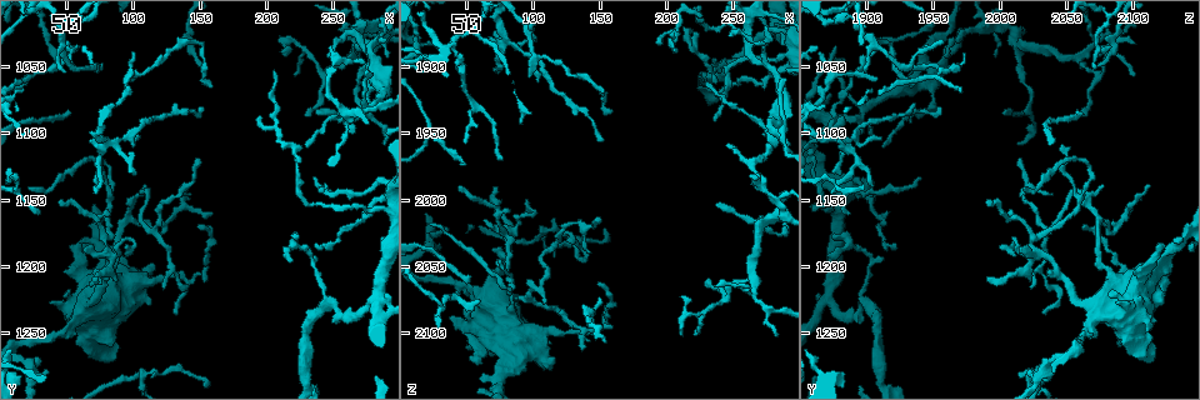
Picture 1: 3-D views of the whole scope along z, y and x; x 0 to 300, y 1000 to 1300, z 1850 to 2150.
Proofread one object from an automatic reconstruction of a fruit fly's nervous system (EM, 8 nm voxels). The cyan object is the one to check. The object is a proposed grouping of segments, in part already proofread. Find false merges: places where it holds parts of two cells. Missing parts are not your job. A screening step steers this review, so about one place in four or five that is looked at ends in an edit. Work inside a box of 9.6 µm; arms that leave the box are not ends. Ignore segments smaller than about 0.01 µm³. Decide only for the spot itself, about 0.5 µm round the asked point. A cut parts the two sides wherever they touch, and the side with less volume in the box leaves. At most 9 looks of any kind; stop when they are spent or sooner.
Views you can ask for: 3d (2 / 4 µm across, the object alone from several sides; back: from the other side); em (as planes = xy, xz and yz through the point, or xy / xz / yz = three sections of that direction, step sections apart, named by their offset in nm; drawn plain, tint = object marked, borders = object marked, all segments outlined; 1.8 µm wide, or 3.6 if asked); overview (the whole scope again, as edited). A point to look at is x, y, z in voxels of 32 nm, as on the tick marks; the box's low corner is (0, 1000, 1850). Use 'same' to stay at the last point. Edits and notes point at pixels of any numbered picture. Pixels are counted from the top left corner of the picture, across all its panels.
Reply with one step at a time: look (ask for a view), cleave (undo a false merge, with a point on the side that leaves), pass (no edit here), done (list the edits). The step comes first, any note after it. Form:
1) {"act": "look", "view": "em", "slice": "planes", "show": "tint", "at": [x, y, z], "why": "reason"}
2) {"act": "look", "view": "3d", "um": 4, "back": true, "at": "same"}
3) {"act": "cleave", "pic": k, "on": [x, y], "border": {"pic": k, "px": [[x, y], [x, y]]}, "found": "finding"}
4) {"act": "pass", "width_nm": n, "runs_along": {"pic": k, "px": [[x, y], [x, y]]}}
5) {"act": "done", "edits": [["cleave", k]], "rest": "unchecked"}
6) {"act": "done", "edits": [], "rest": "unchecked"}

{"act": "look", "view": "3d", "um": 2, "at": [284, 1220, 1872], "why": "sudden change in width"}

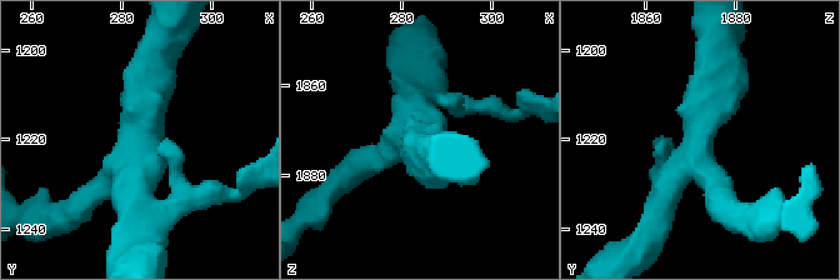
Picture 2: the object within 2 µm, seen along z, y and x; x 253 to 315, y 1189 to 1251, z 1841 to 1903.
{"act": "look", "view": "em", "slice": "planes", "show": "tint", "at": [283, 1221, 1872], "why": "need the tissue"}

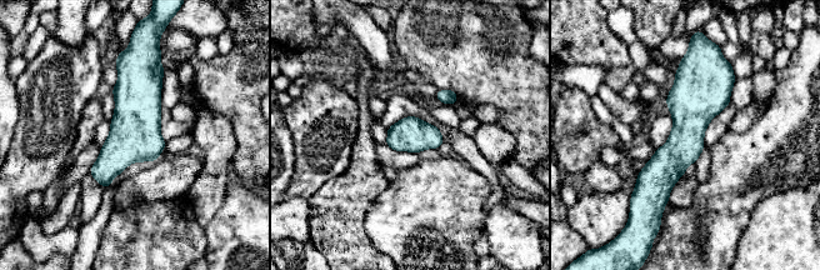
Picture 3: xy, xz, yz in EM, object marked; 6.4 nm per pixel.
{"act": "pass", "found": "all the same cell"}

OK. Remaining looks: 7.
{"act": "look", "view": "em", "slice": "planes", "show": "tint", "at": [78, 1106, 1878], "why": "abrupt turn"}

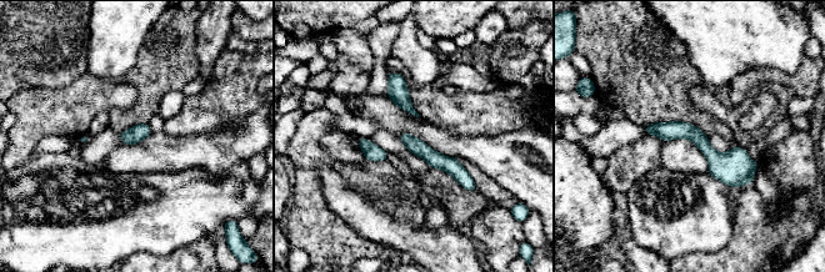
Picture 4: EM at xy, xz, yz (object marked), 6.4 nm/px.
{"act": "pass", "found": "continuous, no second cell"}

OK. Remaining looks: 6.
{"act": "look", "view": "em", "slice": "xz", "step": 4, "show": "tint", "at": [80, 1188, 2028], "why": "looks like a crossing"}

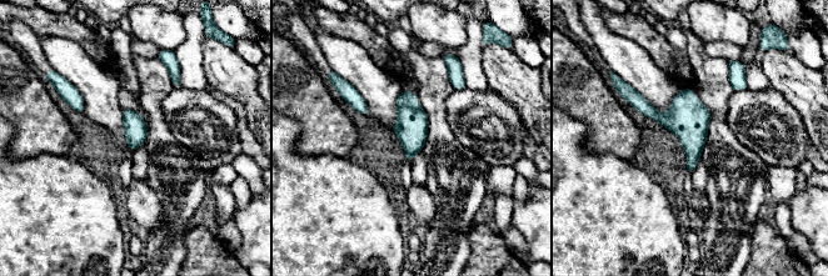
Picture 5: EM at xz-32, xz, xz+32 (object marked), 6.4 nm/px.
{"act": "look", "view": "em", "slice": "planes", "show": "tint", "at": "same"}

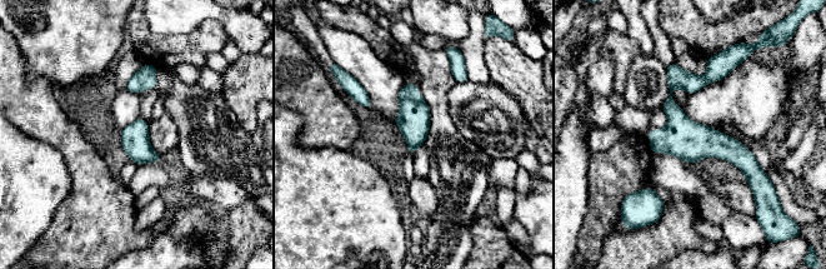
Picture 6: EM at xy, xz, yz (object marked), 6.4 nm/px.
{"act": "pass", "width_nm": 180, "found": "continuous, no second cell"}

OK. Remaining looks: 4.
{"act": "look", "view": "em", "slice": "planes", "show": "tint", "at": [270, 1020, 1990], "why": "narrows sharply"}

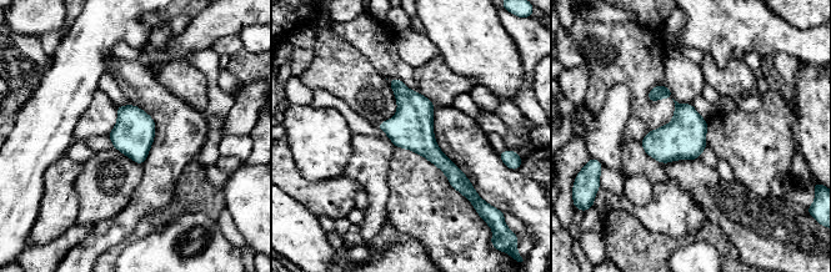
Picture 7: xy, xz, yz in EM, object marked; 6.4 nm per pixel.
{"act": "pass", "runs_along": {"pic": 7, "px": [[394, 82], [414, 131], [467, 185]]}, "found": "all the same cell"}

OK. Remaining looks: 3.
{"act": "done", "edits": [], "rest": "unchecked"}

